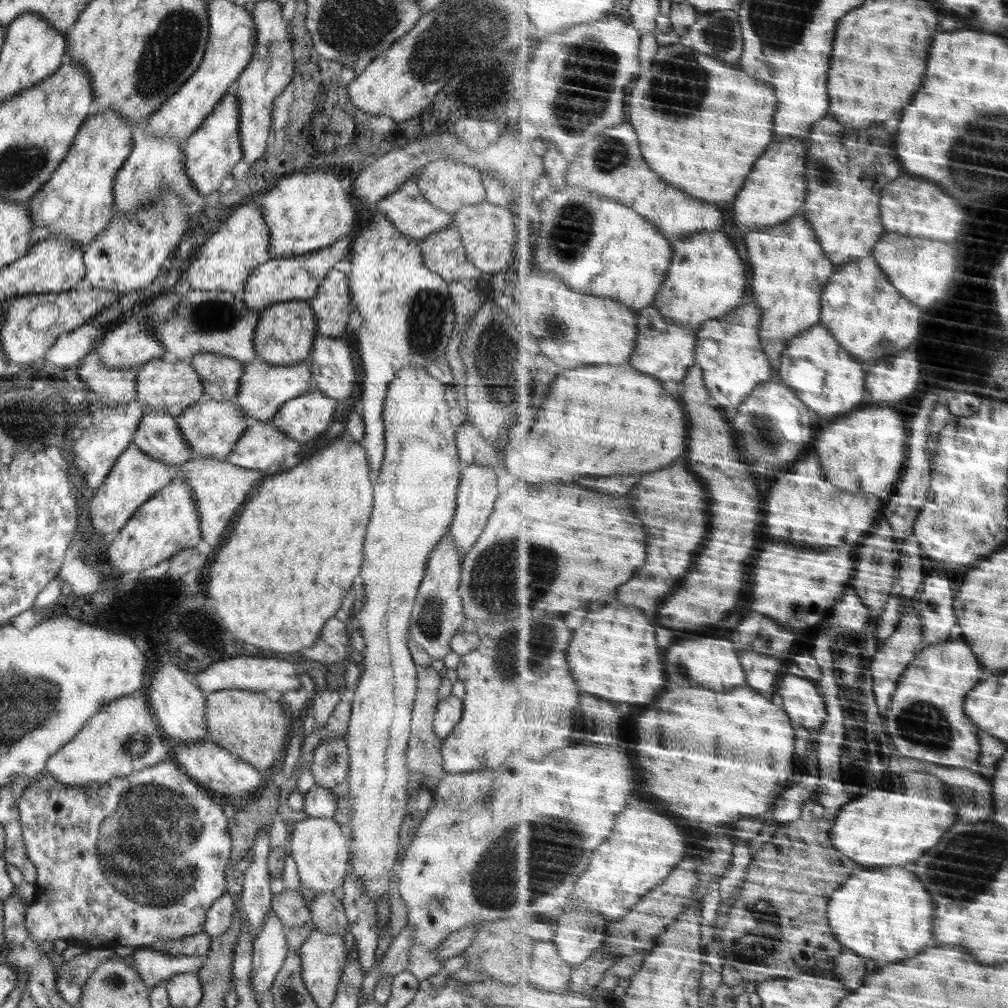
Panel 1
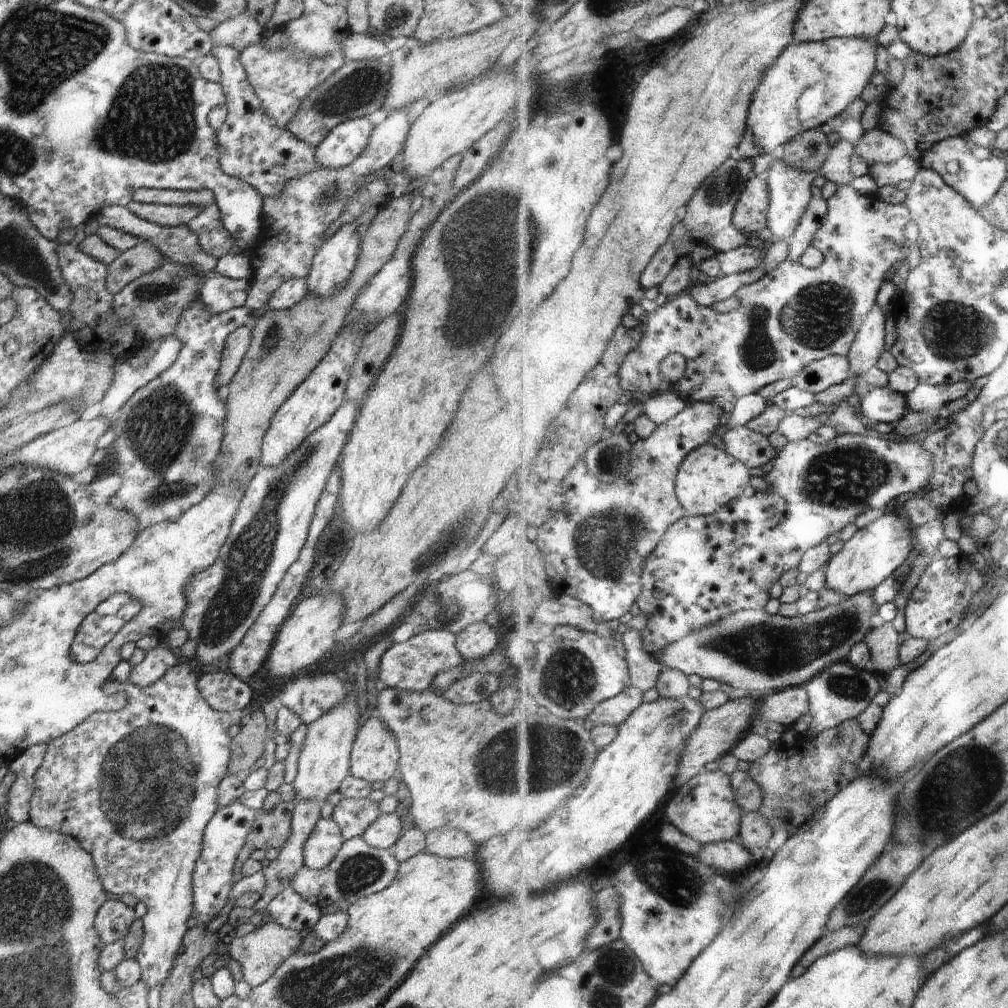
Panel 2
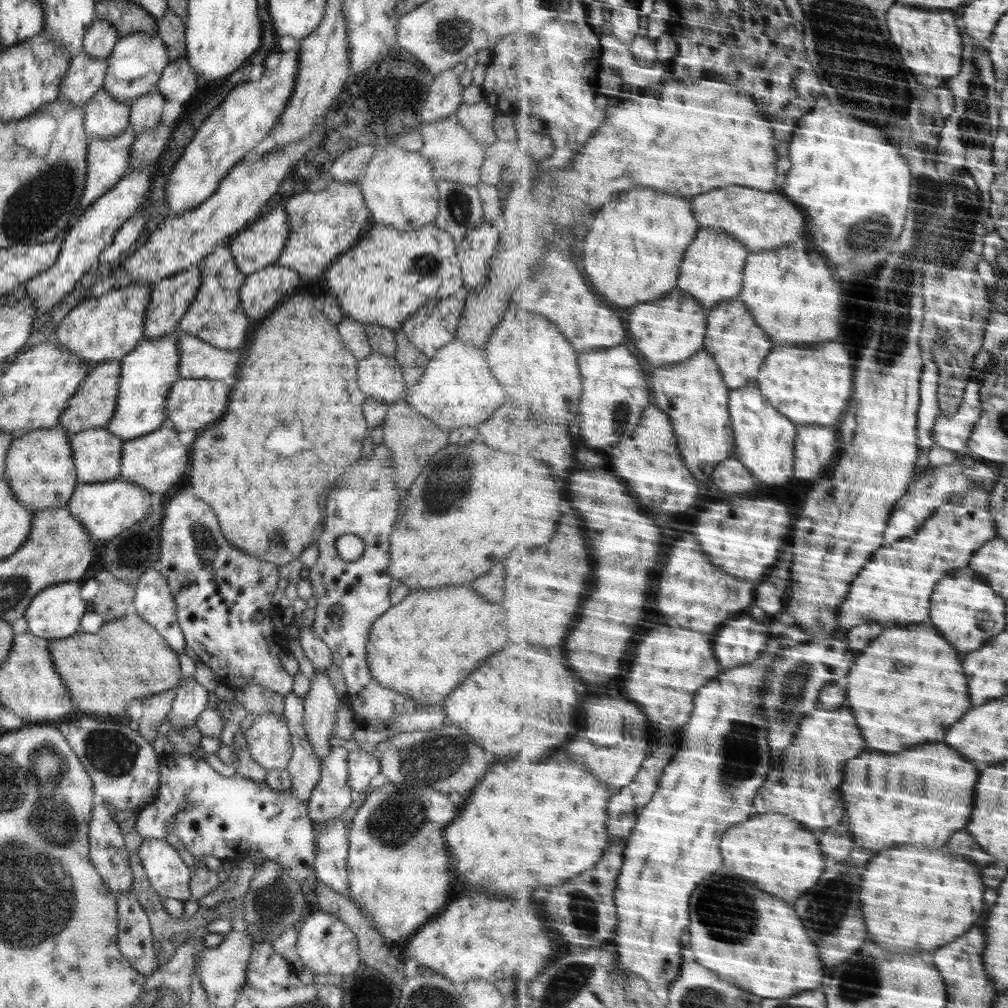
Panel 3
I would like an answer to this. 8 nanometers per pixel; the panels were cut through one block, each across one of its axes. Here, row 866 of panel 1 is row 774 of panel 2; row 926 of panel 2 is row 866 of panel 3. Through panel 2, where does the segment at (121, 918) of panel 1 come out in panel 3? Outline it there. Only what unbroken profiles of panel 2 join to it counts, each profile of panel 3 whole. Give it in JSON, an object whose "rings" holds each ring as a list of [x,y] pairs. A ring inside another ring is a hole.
{"rings":[[[144,839],[137,856],[158,896],[184,902],[191,898],[188,888],[191,871],[166,840]]]}

